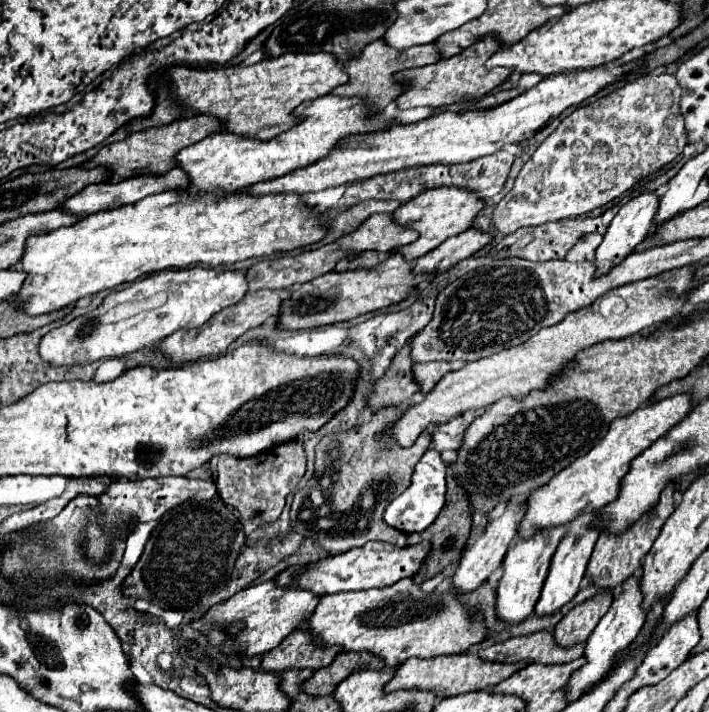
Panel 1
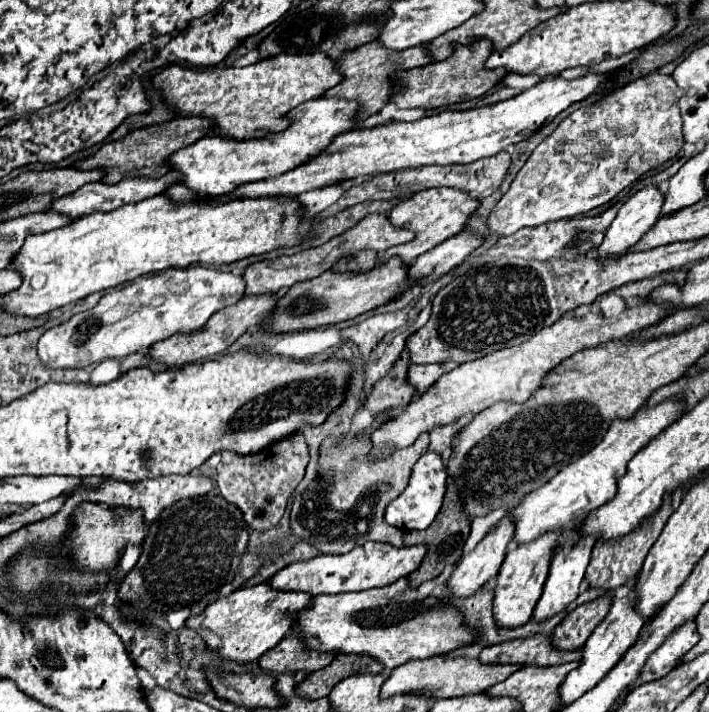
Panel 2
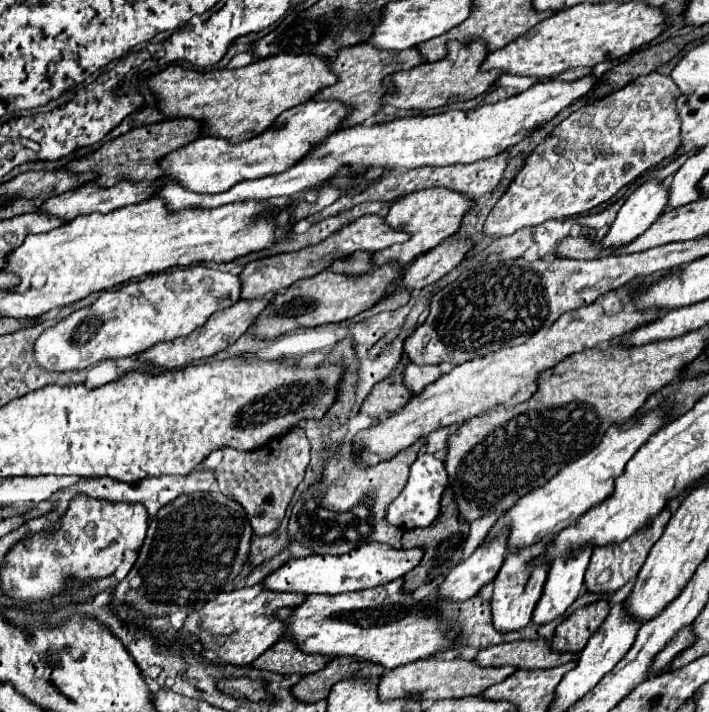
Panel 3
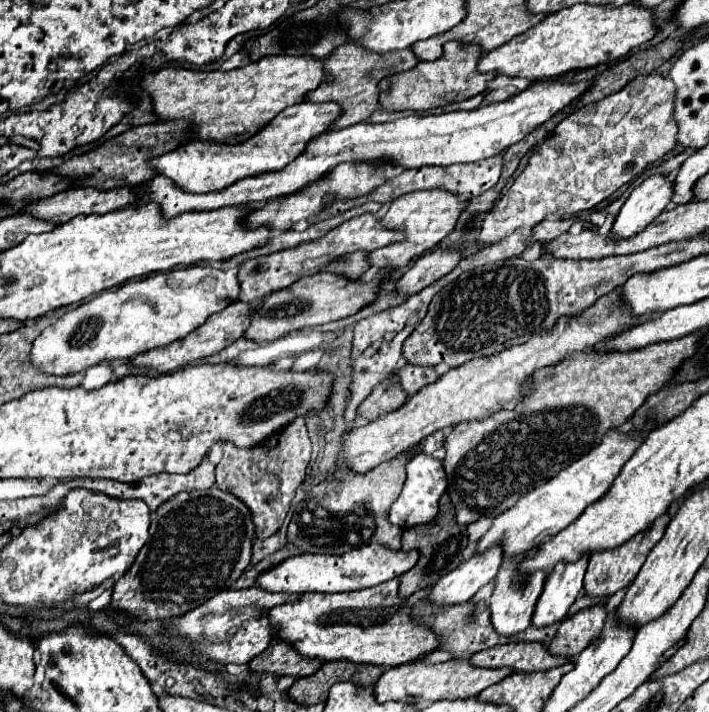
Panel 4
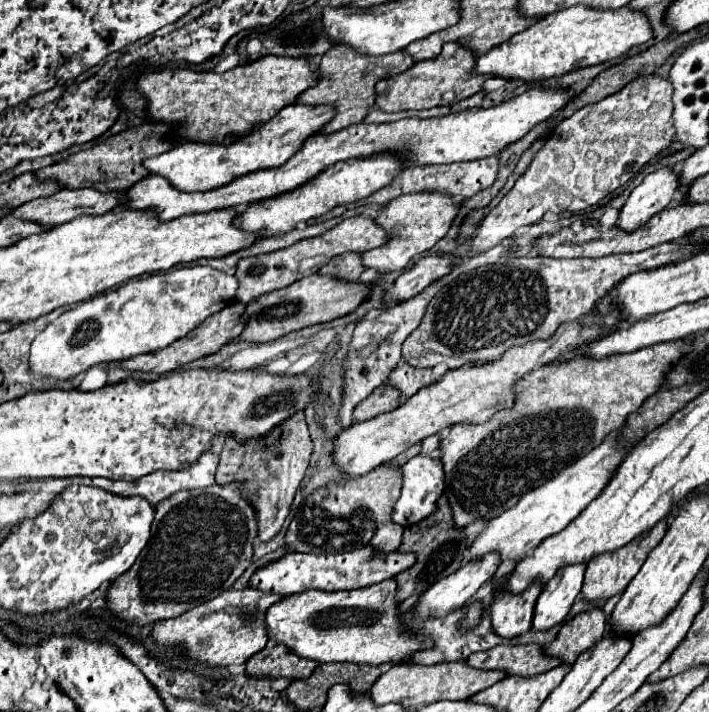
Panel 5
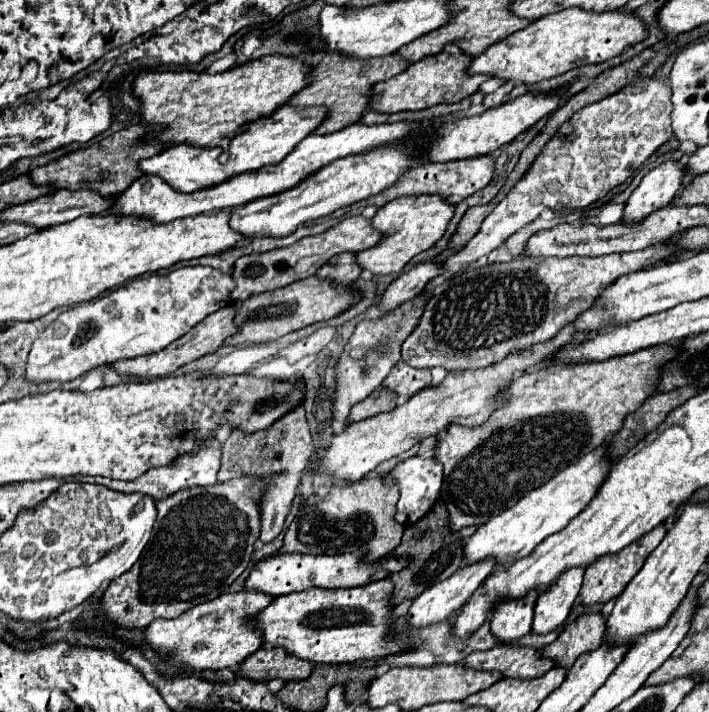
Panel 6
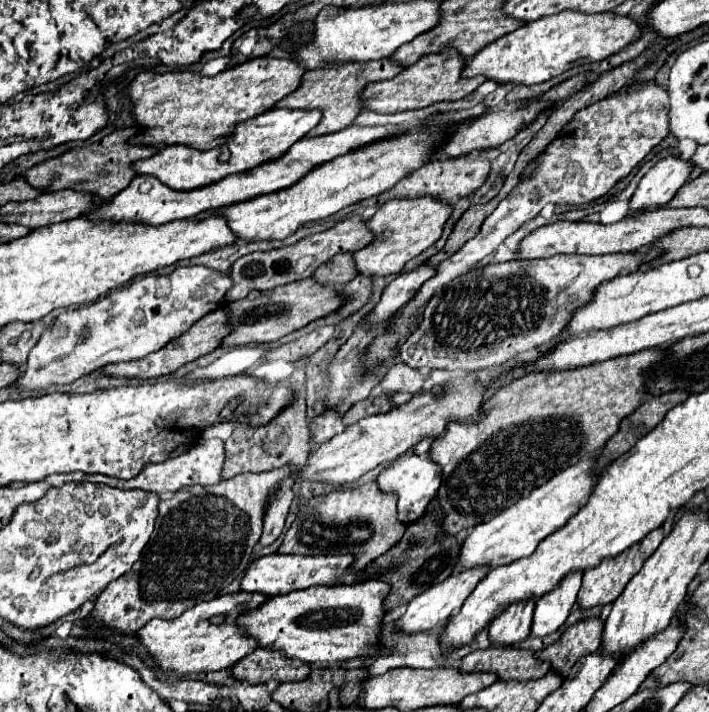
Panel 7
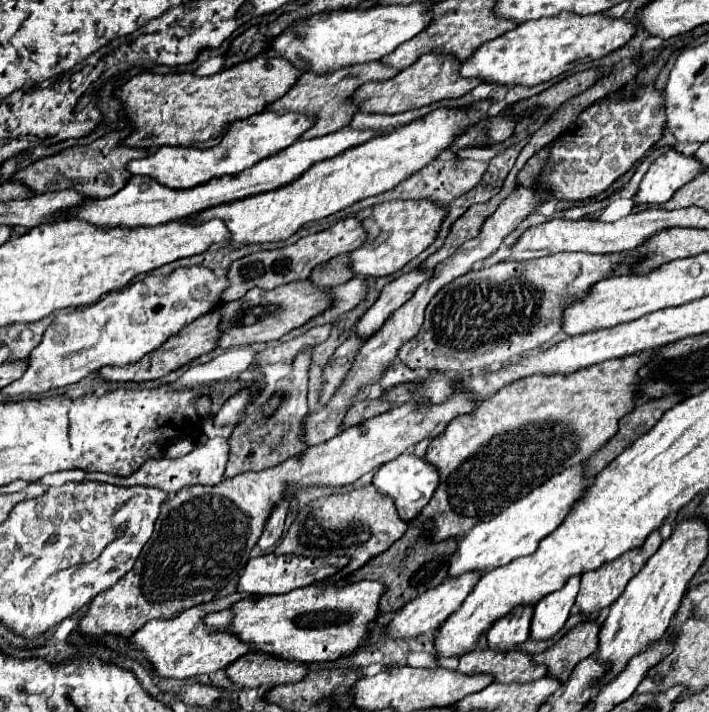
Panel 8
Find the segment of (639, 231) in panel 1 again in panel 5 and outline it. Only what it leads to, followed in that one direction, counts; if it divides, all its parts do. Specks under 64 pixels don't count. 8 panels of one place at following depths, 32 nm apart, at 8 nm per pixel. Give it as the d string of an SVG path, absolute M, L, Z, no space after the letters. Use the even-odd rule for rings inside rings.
M664 166L646 174L642 184L632 190L626 204L622 206L616 226L628 232L644 226L656 212L664 210L672 202L678 186L680 174L676 174L672 166Z

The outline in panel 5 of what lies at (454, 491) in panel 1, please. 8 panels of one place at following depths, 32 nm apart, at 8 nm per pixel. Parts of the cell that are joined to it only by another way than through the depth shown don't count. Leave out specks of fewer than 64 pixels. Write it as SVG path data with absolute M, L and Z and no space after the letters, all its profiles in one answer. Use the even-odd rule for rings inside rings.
M442 496L438 500L438 508L436 508L436 512L432 516L428 516L426 520L418 522L414 526L404 528L404 536L402 536L402 544L400 544L398 552L412 552L412 554L416 554L416 564L412 568L400 572L398 576L394 576L394 580L398 584L396 600L402 602L402 600L406 600L410 596L418 596L420 592L426 592L438 580L454 574L456 568L462 566L466 546L468 546L468 540L464 542L464 532L454 528L448 502Z

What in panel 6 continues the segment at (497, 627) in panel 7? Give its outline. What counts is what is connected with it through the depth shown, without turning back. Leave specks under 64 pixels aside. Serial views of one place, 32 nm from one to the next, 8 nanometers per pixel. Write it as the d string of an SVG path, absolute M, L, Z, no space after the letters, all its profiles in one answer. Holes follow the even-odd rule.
M530 592L524 600L510 600L508 604L500 604L490 620L492 636L500 642L514 642L530 634L534 602L536 592Z

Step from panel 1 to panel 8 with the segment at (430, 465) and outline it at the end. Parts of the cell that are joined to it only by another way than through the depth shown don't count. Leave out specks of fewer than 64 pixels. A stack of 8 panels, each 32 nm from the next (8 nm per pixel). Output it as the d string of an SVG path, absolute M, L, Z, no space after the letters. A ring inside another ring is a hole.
M402 454L386 464L382 464L378 468L378 472L372 478L374 488L388 498L394 498L396 502L396 510L400 514L400 518L404 522L410 522L432 498L436 486L438 486L438 472L434 466L430 466L428 462L424 462L422 458L414 456L414 454Z

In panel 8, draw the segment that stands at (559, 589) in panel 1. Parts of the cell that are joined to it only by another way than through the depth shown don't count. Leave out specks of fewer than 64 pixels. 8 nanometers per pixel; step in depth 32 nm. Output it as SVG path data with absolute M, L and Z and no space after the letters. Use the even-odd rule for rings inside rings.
M580 578L570 580L560 592L552 596L544 596L538 606L534 606L534 616L530 624L530 638L532 640L550 640L568 620L570 610L574 606L576 594L578 594Z

